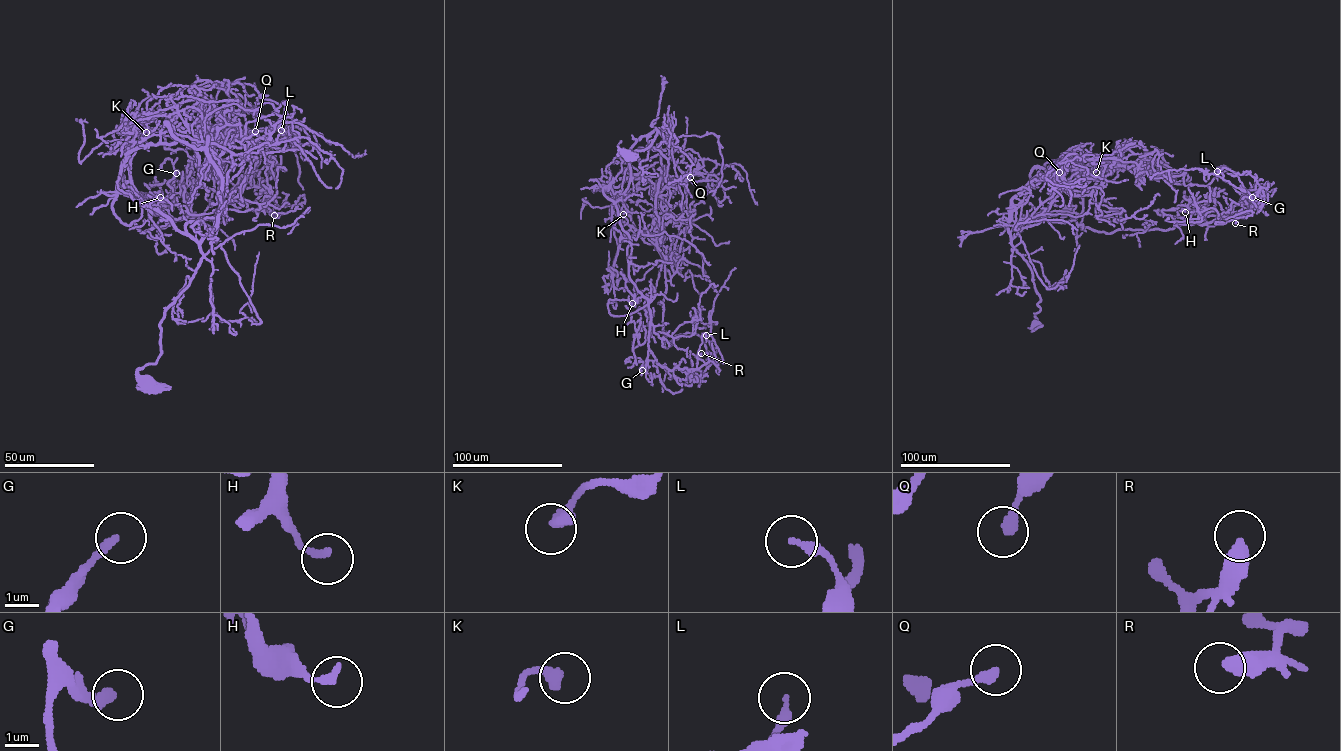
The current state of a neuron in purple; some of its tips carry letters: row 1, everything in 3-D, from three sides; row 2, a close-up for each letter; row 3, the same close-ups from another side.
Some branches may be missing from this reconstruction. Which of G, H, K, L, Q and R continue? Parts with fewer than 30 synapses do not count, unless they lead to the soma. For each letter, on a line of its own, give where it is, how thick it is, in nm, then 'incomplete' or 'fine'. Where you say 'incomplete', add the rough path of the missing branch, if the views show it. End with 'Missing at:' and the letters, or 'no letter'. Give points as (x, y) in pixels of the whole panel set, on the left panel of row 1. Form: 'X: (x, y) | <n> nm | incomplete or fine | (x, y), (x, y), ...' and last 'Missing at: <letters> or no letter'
G: (176, 173) | 280 nm | fine
H: (160, 197) | 220 nm | fine
K: (146, 132) | 400 nm | fine
L: (281, 130) | 260 nm | fine
Q: (255, 131) | 280 nm | fine
R: (274, 215) | 480 nm | fine
Missing at: no letter

